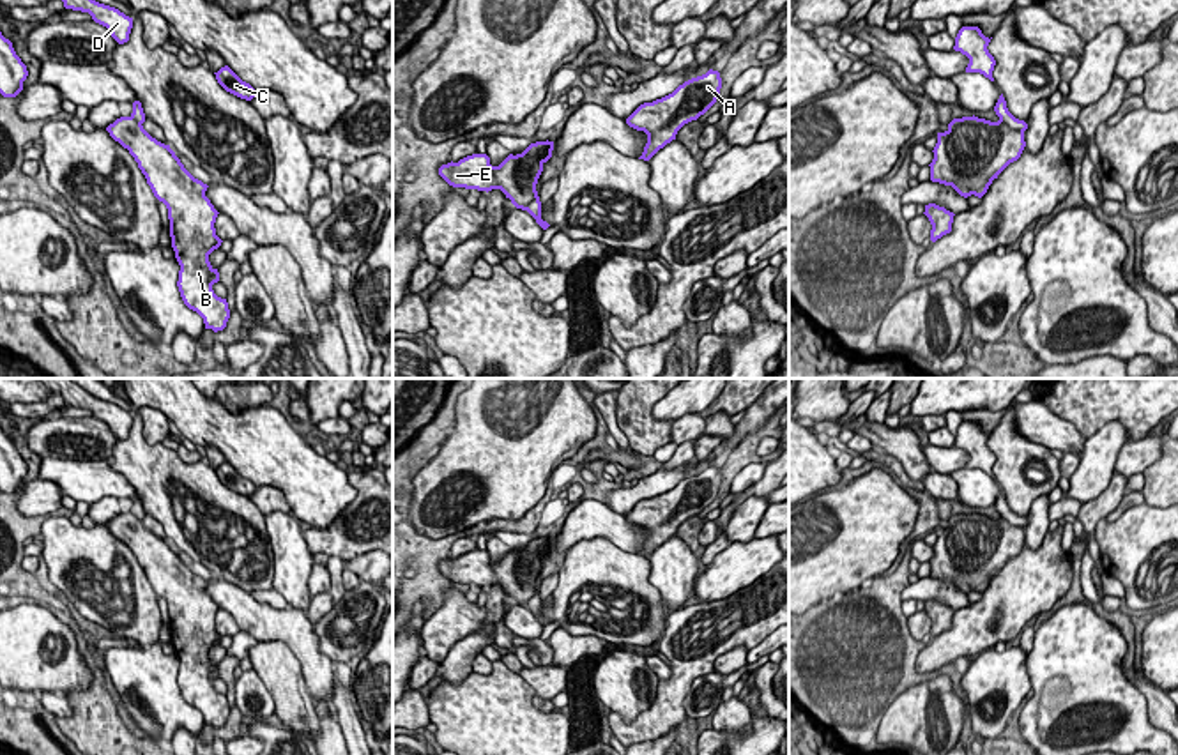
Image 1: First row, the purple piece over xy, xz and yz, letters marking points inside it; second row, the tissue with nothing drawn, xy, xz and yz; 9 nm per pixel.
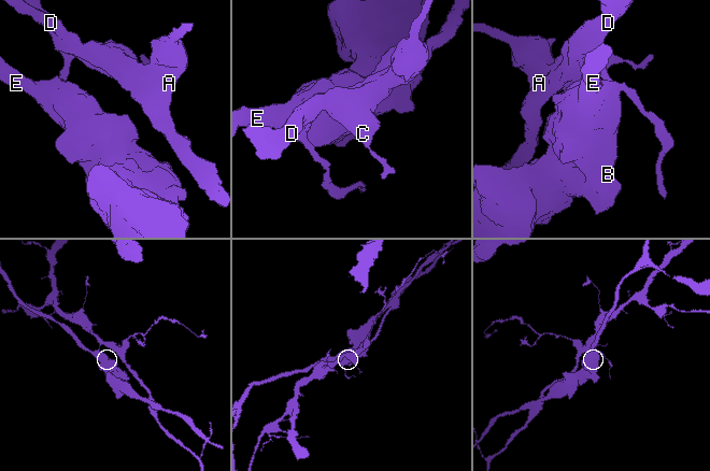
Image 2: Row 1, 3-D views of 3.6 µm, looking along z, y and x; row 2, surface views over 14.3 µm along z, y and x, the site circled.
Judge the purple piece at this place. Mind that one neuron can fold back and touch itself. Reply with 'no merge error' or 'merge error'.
merge error

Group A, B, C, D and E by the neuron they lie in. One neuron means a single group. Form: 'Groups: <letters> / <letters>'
Groups: A C D / B E

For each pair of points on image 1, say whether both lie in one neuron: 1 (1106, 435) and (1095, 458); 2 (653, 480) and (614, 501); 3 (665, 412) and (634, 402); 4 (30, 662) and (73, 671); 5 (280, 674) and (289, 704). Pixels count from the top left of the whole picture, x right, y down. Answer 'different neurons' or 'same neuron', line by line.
1: same neuron
2: same neuron
3: different neurons
4: same neuron
5: same neuron

